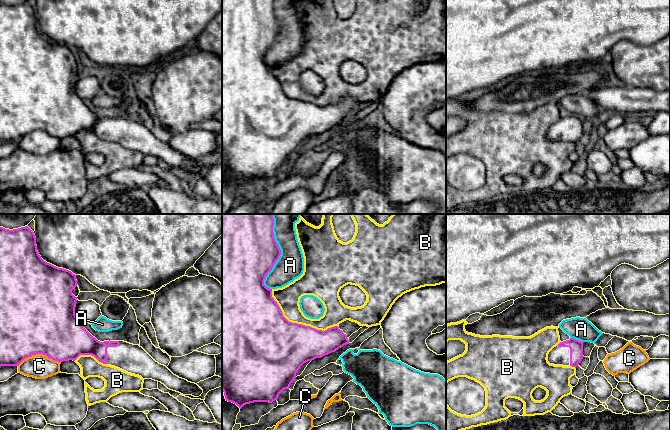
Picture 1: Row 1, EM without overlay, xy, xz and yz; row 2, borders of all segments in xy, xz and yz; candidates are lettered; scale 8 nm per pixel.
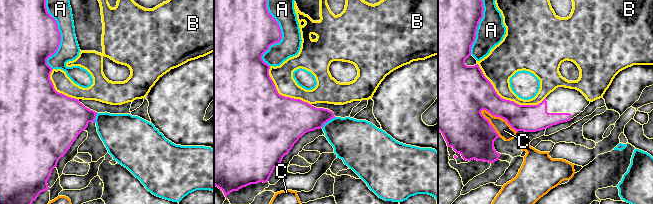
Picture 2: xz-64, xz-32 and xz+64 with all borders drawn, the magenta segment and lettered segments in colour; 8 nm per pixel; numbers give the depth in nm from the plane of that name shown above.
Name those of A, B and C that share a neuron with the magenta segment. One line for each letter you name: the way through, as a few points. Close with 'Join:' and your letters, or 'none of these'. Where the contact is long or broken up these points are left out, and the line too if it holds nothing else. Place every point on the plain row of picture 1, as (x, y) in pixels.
Join: none of these

